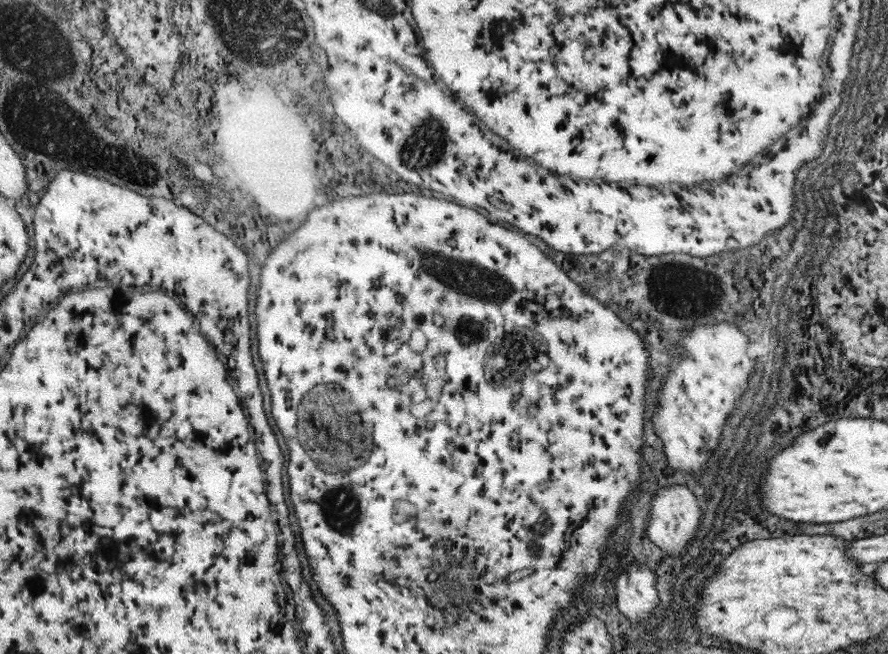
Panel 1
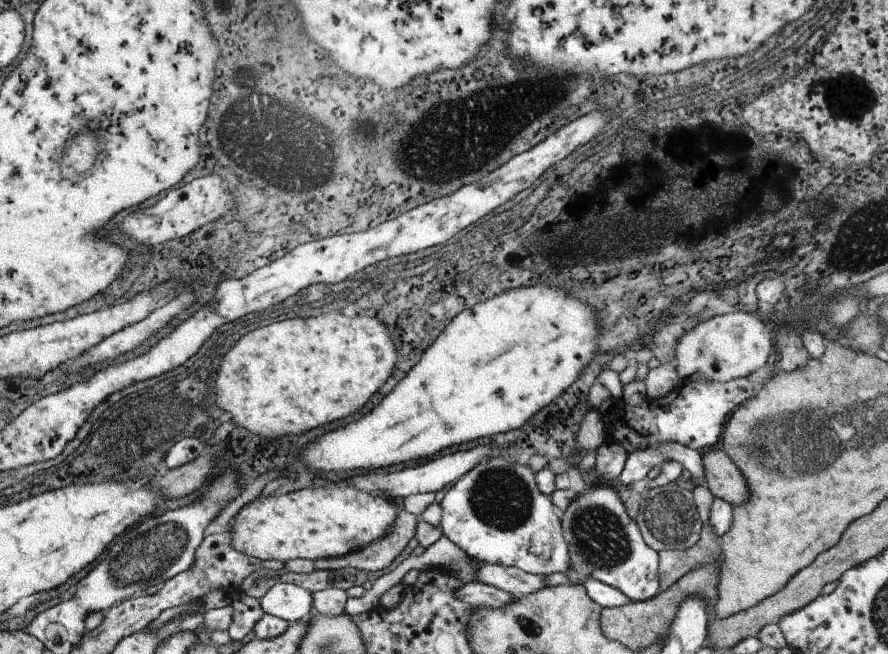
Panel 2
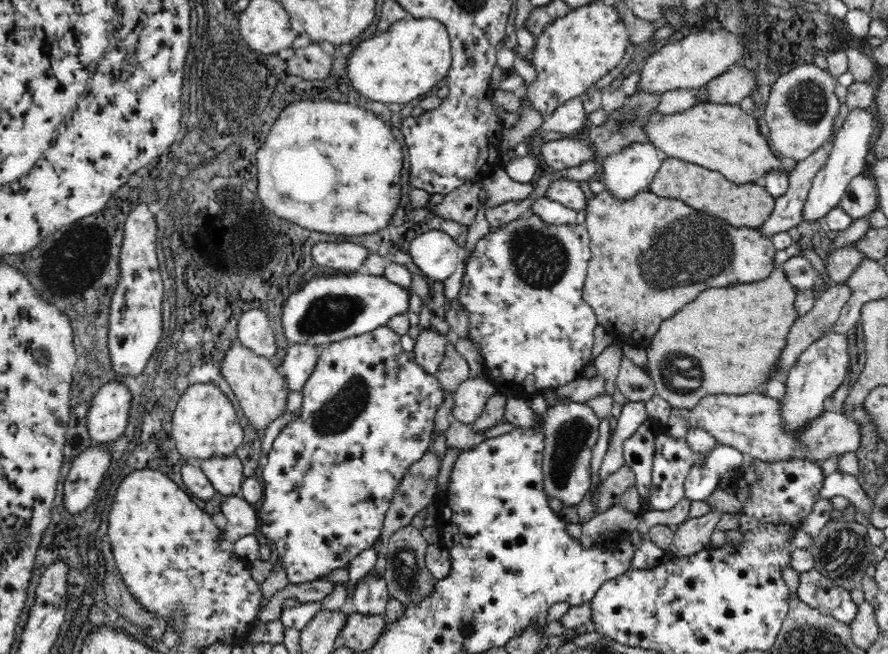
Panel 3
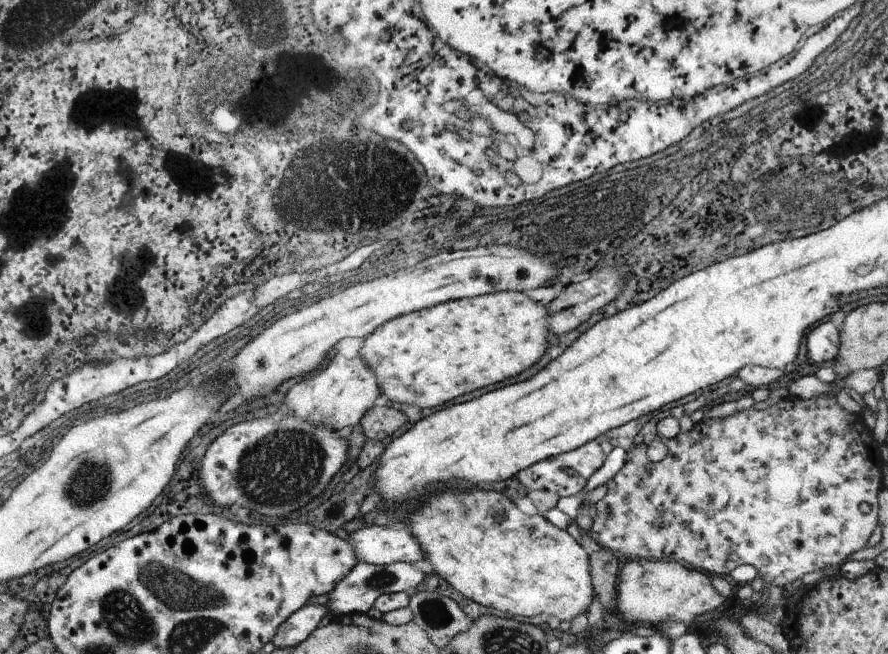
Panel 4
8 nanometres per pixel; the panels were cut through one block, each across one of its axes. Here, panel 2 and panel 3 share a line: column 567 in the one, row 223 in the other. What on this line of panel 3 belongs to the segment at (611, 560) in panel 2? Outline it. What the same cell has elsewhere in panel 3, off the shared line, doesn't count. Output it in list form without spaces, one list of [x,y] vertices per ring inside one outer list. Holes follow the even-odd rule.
[[[524,214],[522,218],[516,218],[500,228],[494,228],[492,232],[488,232],[486,236],[482,236],[472,254],[470,260],[466,262],[464,268],[464,278],[462,278],[462,290],[458,296],[458,302],[464,306],[468,320],[470,320],[470,338],[474,340],[474,344],[478,344],[478,350],[484,358],[484,372],[486,378],[492,386],[496,386],[496,394],[498,396],[506,396],[506,398],[530,398],[536,394],[544,394],[546,390],[558,390],[564,388],[566,384],[582,378],[582,372],[586,370],[588,362],[592,360],[592,348],[594,348],[594,330],[598,324],[596,312],[592,306],[588,306],[582,298],[582,290],[586,284],[586,276],[588,276],[588,262],[592,258],[592,250],[590,250],[590,234],[586,230],[586,224],[548,224],[544,222],[538,214]]]

